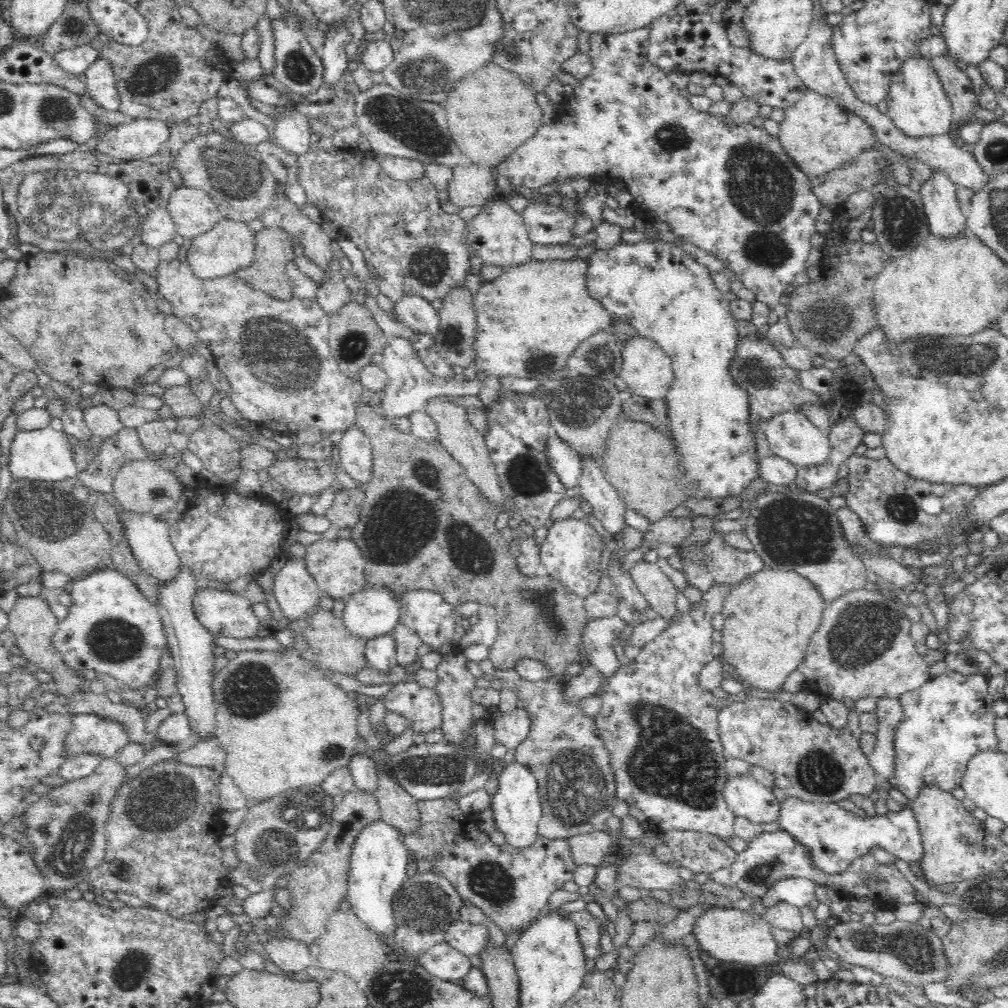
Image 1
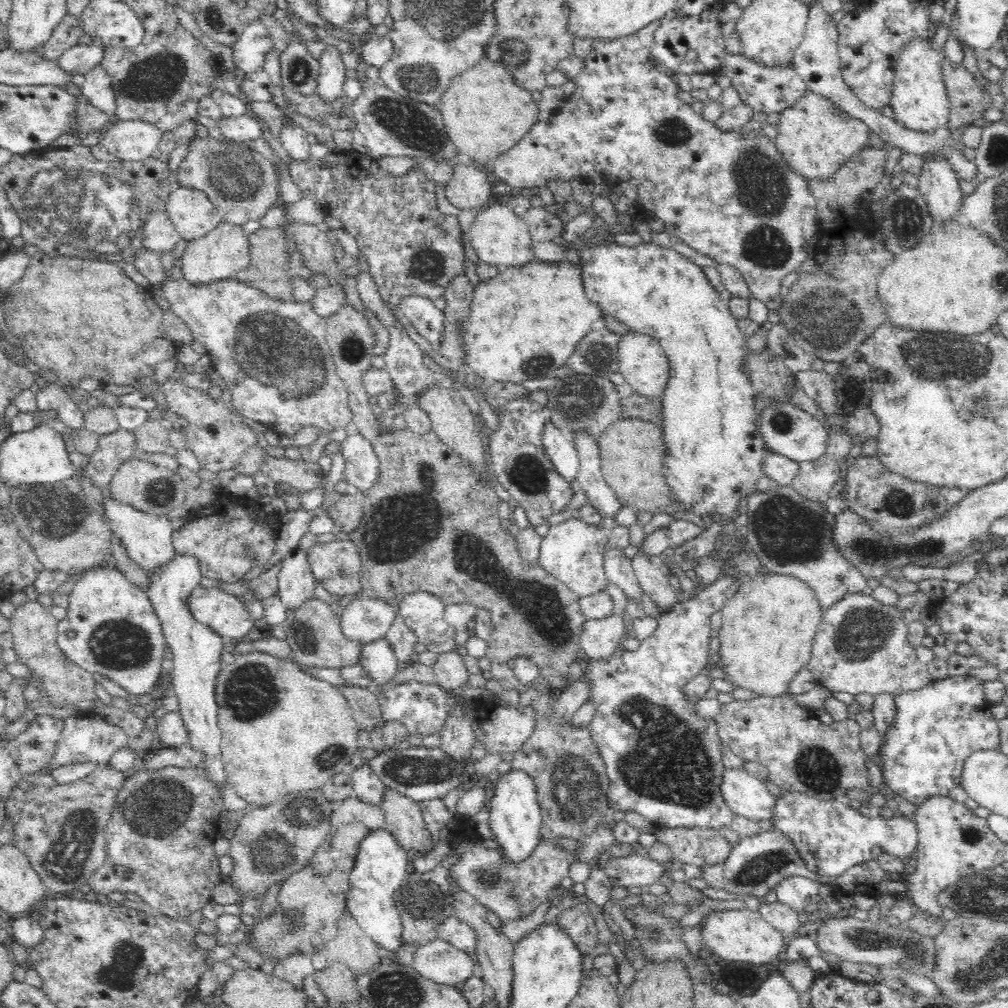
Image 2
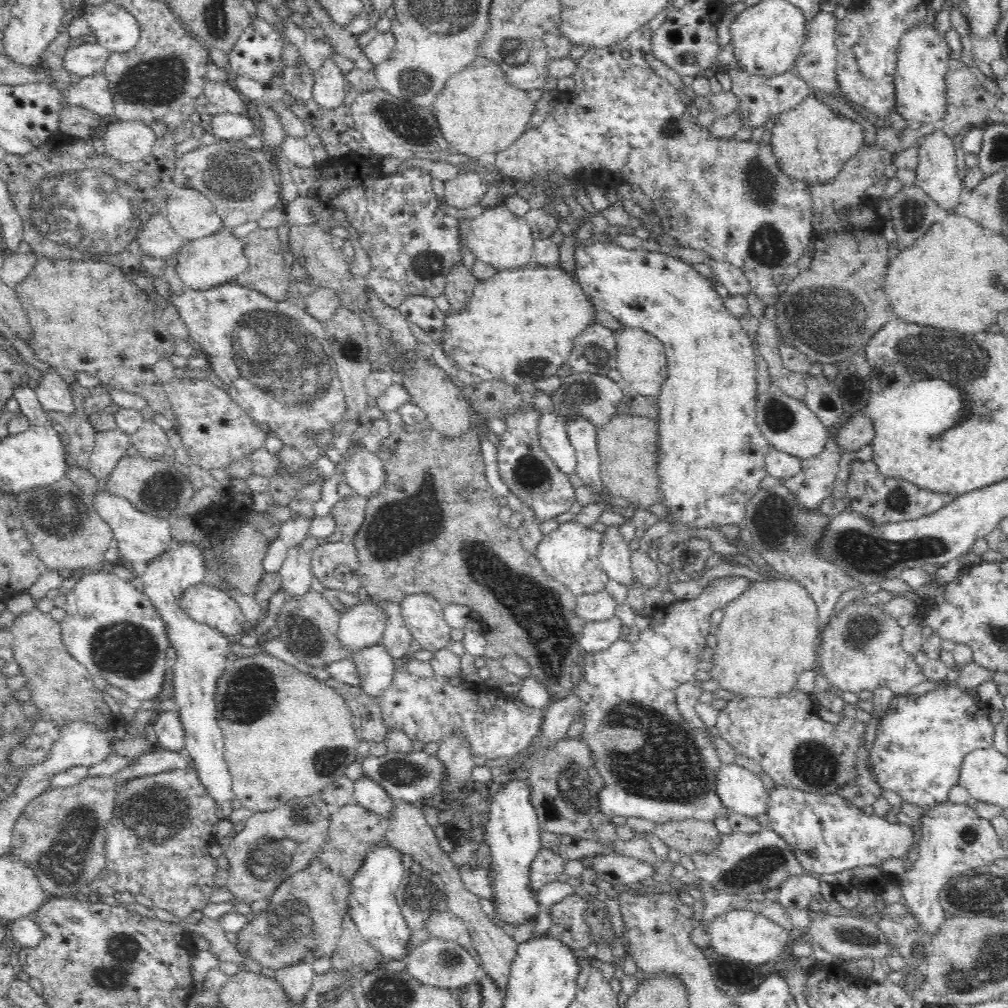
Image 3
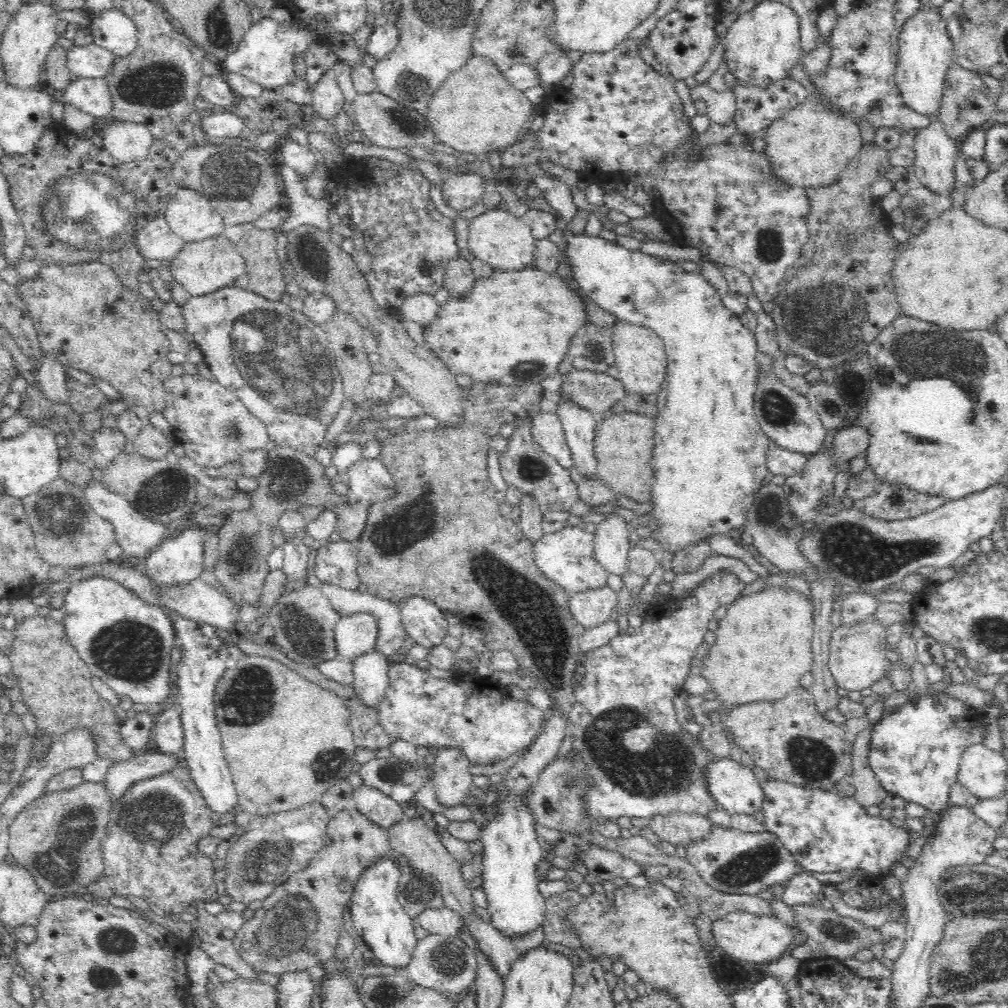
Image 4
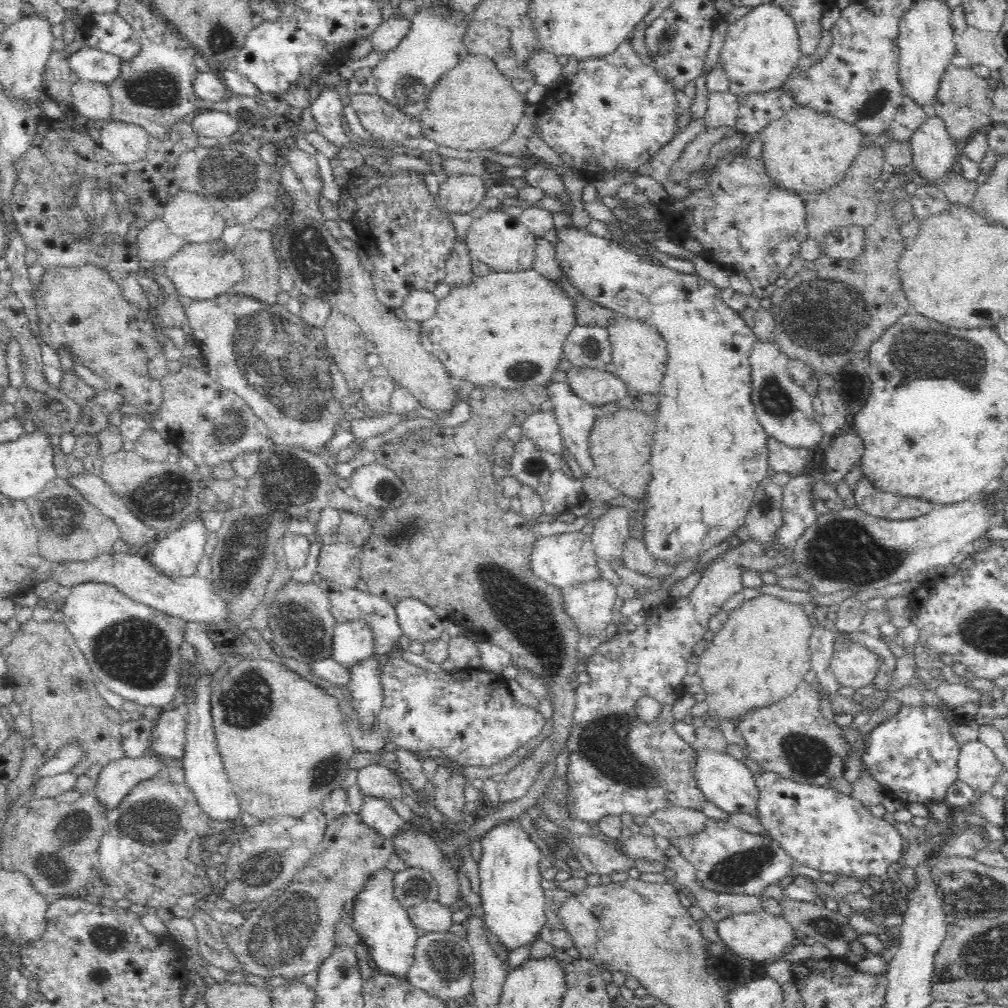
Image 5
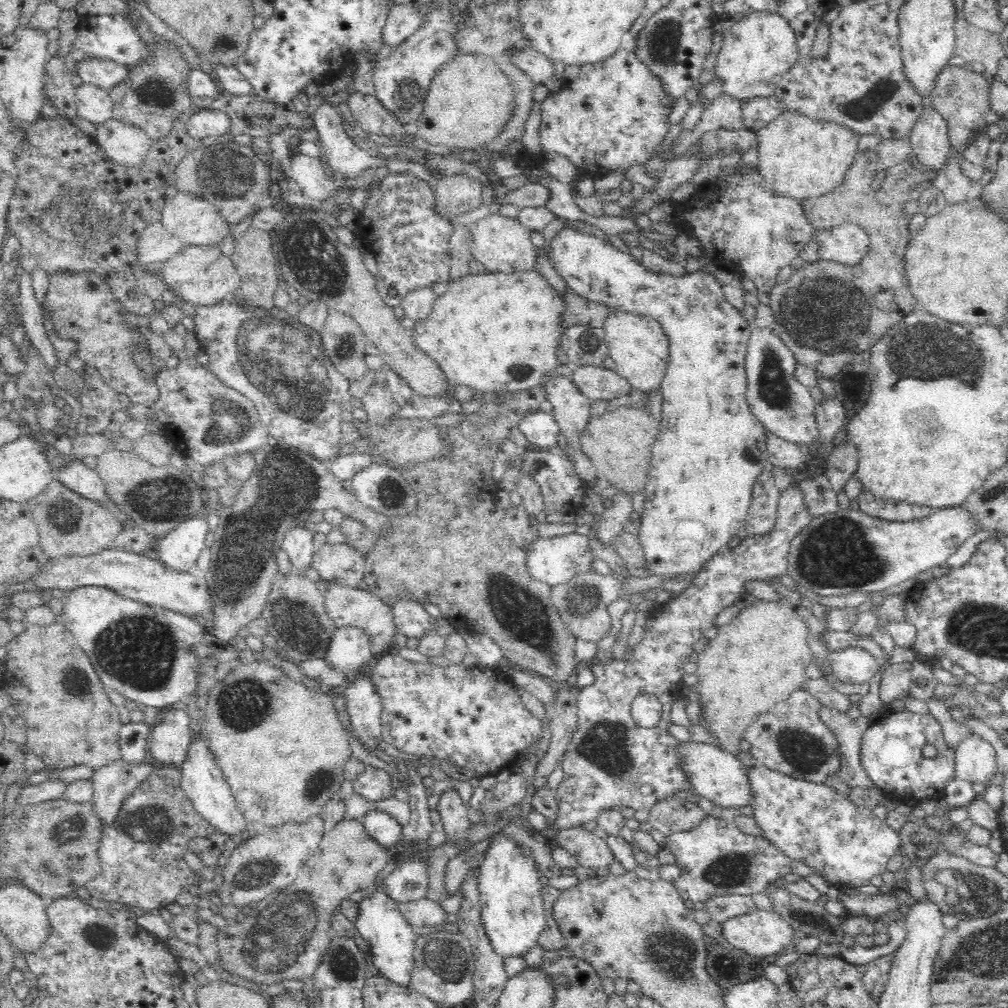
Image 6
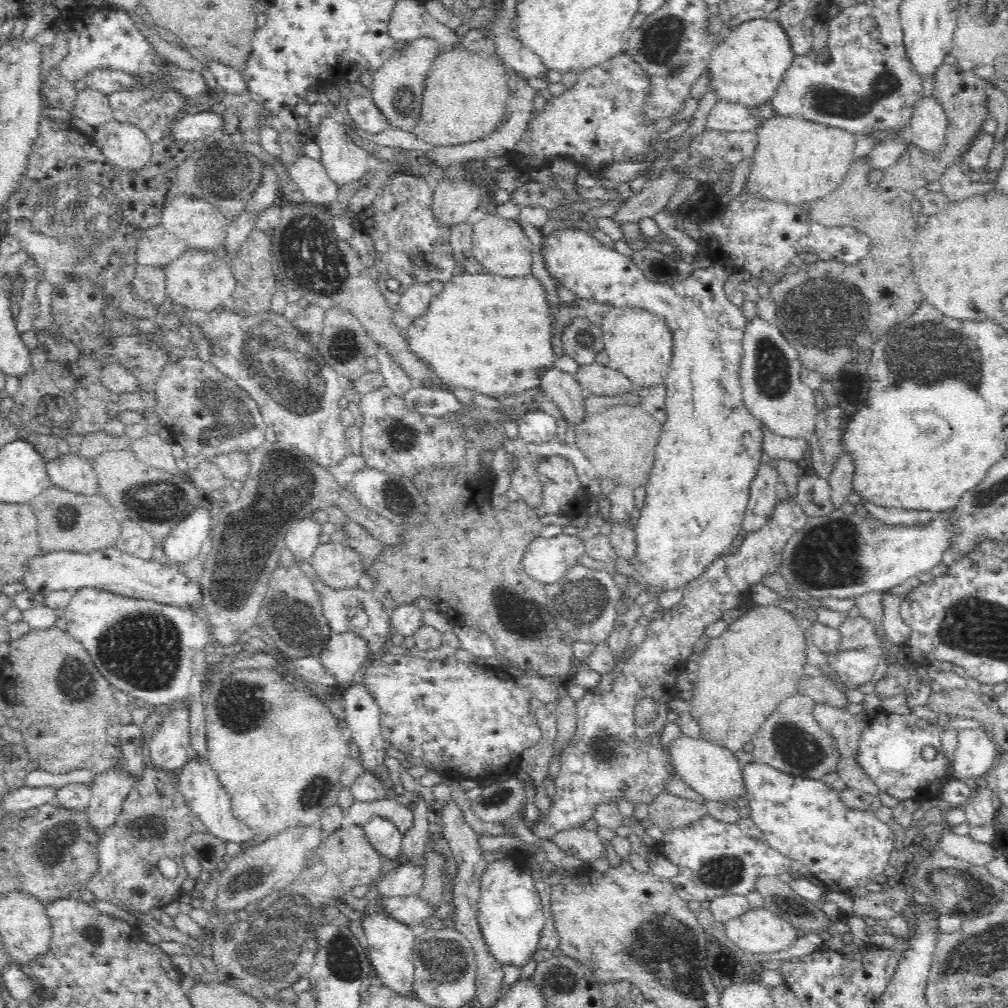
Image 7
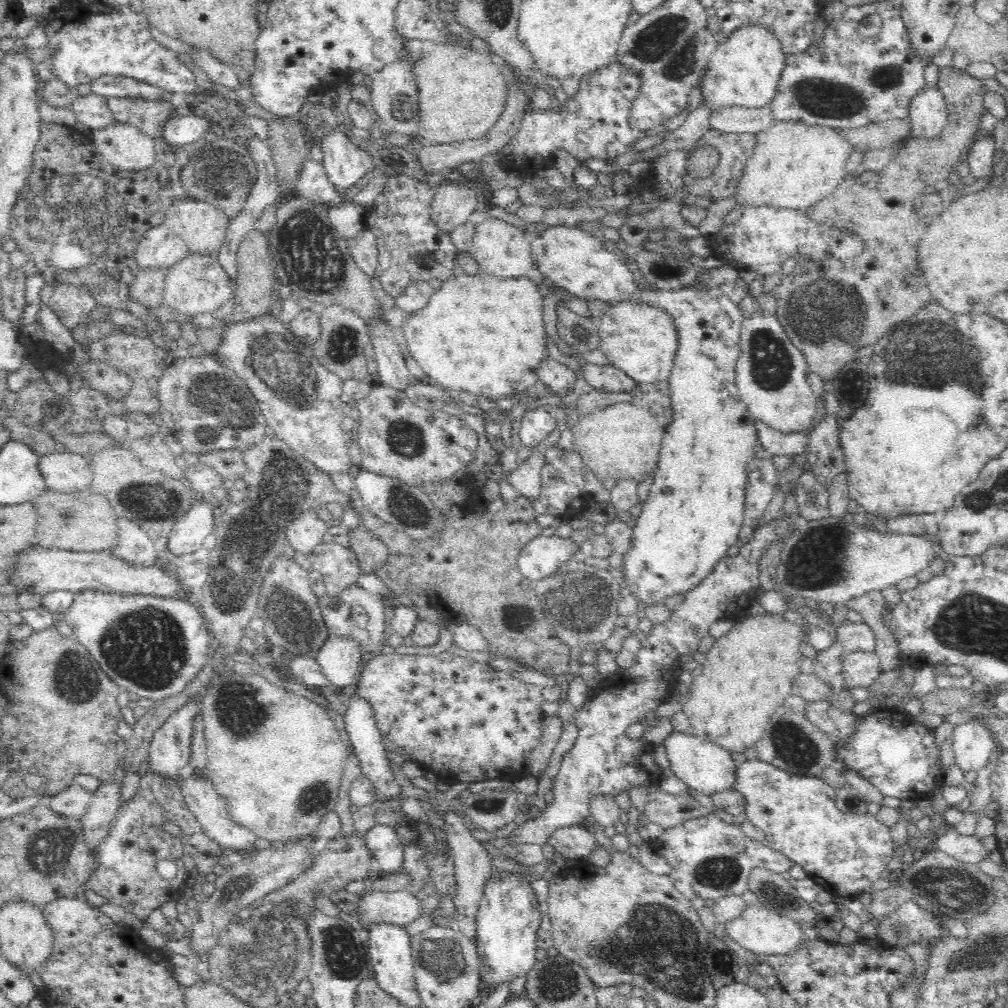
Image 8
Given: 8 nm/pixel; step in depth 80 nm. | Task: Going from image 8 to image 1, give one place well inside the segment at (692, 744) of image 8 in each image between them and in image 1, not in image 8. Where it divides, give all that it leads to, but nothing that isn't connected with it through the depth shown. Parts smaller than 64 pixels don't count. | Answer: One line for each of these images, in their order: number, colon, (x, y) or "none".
1: (746, 797)
2: (746, 795)
3: (741, 791)
4: (734, 788)
5: (729, 784)
6: (713, 773)
7: (713, 771)

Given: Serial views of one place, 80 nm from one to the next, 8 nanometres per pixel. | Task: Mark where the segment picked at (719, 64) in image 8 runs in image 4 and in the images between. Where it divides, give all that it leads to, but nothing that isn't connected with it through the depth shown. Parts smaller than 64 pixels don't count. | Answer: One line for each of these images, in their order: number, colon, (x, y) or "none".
4: (762, 45)
5: (761, 49)
6: (756, 51)
7: (748, 64)

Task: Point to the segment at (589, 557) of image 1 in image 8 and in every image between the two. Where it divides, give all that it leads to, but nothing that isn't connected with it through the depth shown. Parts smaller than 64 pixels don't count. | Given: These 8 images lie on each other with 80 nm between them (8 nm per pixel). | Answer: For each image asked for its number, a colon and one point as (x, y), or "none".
2: (572, 551)
3: (569, 554)
4: (565, 557)
5: (563, 559)
6: (552, 561)
7: (545, 560)
8: (540, 556)

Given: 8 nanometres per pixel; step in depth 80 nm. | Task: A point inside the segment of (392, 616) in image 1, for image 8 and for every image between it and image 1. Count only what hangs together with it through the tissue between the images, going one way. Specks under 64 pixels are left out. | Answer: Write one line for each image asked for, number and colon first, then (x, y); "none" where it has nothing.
2: (365, 620)
3: (359, 628)
4: (355, 635)
5: (353, 642)
6: (349, 651)
7: (345, 653)
8: (340, 658)

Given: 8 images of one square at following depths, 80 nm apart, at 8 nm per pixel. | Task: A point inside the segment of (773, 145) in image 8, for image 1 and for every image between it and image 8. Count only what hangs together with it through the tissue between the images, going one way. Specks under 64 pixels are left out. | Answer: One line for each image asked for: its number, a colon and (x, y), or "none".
1: (820, 137)
2: (815, 140)
3: (811, 143)
4: (808, 148)
5: (803, 151)
6: (799, 158)
7: (795, 161)

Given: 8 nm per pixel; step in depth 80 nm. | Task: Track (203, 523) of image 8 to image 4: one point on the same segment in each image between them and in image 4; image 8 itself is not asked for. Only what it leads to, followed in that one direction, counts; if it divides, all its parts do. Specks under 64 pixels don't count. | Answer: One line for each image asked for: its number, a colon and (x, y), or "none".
4: (176, 560)
5: (178, 551)
6: (180, 547)
7: (184, 541)

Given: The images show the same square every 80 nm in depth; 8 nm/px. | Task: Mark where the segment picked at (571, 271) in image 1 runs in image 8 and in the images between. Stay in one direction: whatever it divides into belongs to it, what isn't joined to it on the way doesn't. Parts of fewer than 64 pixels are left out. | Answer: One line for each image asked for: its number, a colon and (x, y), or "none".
2: (525, 322)
3: (519, 326)
4: (513, 328)
5: (506, 330)
6: (494, 332)
7: (489, 334)
8: (482, 334)

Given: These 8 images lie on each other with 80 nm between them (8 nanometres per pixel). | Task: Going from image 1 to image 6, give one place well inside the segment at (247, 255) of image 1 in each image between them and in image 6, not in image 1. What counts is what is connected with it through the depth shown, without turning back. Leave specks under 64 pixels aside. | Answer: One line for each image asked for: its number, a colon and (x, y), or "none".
2: (220, 254)
3: (215, 260)
4: (201, 267)
5: (202, 272)
6: (202, 276)

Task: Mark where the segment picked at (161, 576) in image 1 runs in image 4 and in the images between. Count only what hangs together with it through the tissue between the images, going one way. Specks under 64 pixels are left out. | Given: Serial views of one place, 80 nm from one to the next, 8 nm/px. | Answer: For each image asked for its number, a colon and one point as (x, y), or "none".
2: (147, 539)
3: (141, 537)
4: (138, 536)

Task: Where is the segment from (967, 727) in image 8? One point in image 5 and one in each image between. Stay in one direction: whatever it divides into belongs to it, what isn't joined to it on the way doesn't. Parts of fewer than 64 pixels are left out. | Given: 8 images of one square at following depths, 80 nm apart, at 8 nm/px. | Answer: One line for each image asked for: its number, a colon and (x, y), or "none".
5: (977, 766)
6: (975, 759)
7: (975, 753)

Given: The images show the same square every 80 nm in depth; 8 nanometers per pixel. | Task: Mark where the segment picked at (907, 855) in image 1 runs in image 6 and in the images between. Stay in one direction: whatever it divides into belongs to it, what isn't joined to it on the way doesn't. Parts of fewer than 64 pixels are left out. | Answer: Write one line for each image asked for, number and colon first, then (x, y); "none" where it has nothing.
2: (830, 838)
3: (828, 835)
4: (825, 832)
5: (818, 827)
6: (846, 844)

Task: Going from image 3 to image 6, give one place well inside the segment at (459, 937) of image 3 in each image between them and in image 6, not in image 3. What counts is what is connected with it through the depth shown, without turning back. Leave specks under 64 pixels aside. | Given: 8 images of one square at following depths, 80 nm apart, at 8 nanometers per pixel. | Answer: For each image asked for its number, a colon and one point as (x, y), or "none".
4: (443, 921)
5: (429, 916)
6: (422, 913)

